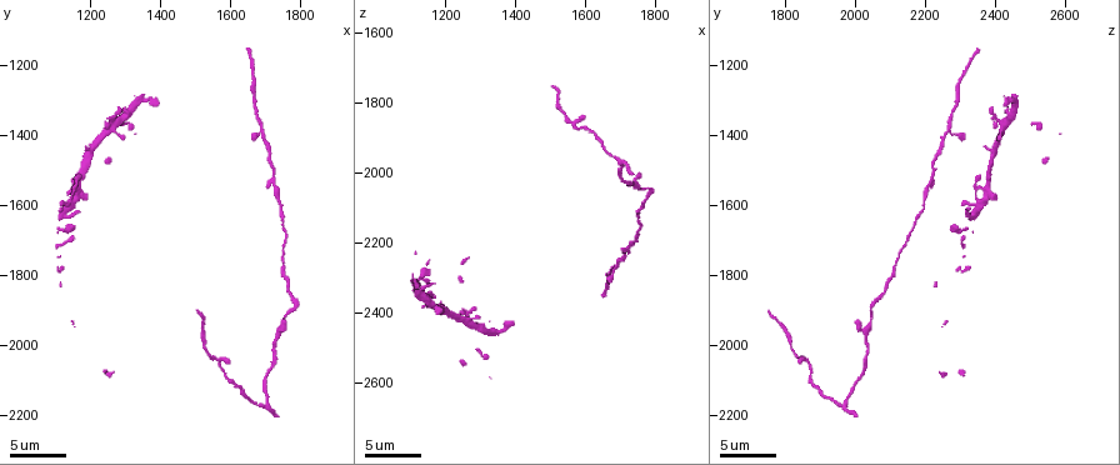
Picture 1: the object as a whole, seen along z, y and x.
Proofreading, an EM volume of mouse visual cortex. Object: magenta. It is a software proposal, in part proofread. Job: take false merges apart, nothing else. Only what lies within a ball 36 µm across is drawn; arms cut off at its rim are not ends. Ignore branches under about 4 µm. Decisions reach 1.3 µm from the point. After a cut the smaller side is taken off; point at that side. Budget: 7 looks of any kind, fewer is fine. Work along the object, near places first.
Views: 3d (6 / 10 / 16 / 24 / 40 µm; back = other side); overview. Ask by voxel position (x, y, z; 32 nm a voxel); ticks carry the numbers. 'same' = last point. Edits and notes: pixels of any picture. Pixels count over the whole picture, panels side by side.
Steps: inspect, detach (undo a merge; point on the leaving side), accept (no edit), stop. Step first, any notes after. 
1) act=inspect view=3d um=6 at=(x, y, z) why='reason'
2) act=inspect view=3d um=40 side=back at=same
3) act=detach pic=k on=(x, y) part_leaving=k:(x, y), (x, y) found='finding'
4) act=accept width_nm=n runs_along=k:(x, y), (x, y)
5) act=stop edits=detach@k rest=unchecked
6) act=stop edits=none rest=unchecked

act=inspect view=3d um=6 at=(1670, 1290, 2300)

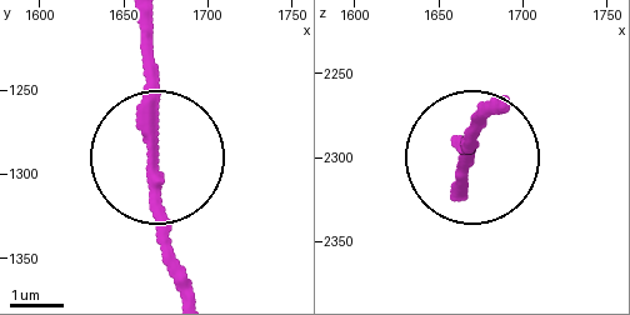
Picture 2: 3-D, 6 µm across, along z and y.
act=inspect view=3d um=6 side=back at=same why='from behind'

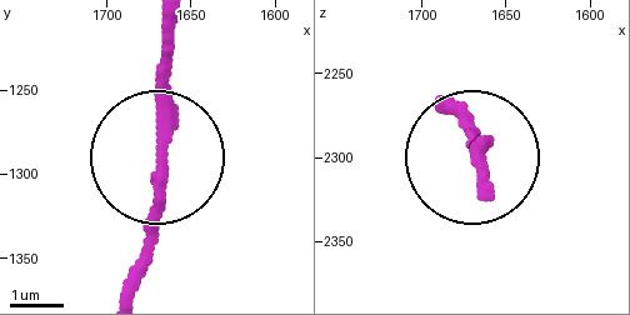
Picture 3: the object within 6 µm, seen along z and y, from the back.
act=accept found='continuous, no second neuron'

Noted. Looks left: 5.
act=inspect view=3d um=10 at=(1750, 1950, 2040)

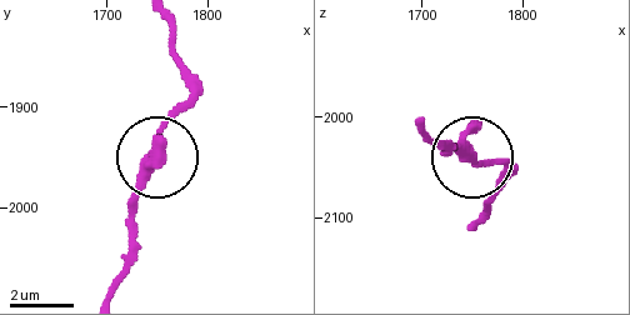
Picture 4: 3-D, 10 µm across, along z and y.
act=accept arms=3 found='all the same neuron'

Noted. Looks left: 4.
act=inspect view=3d um=16 at=(1720, 1520, 2210) why='thick turns thin'

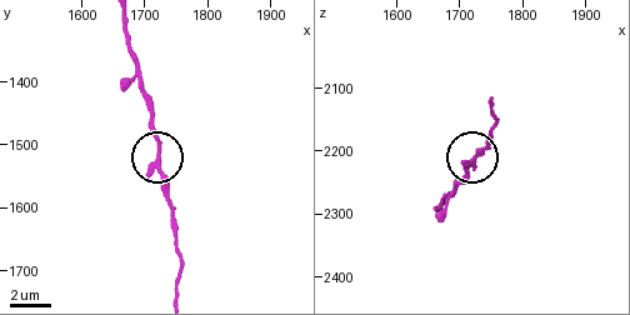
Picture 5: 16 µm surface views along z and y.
act=accept runs_along=5:(121, 20), (146, 95), (158, 135), (158, 166), (173, 215) found='all the same neuron'

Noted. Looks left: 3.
act=stop edits=none rest=unchecked

